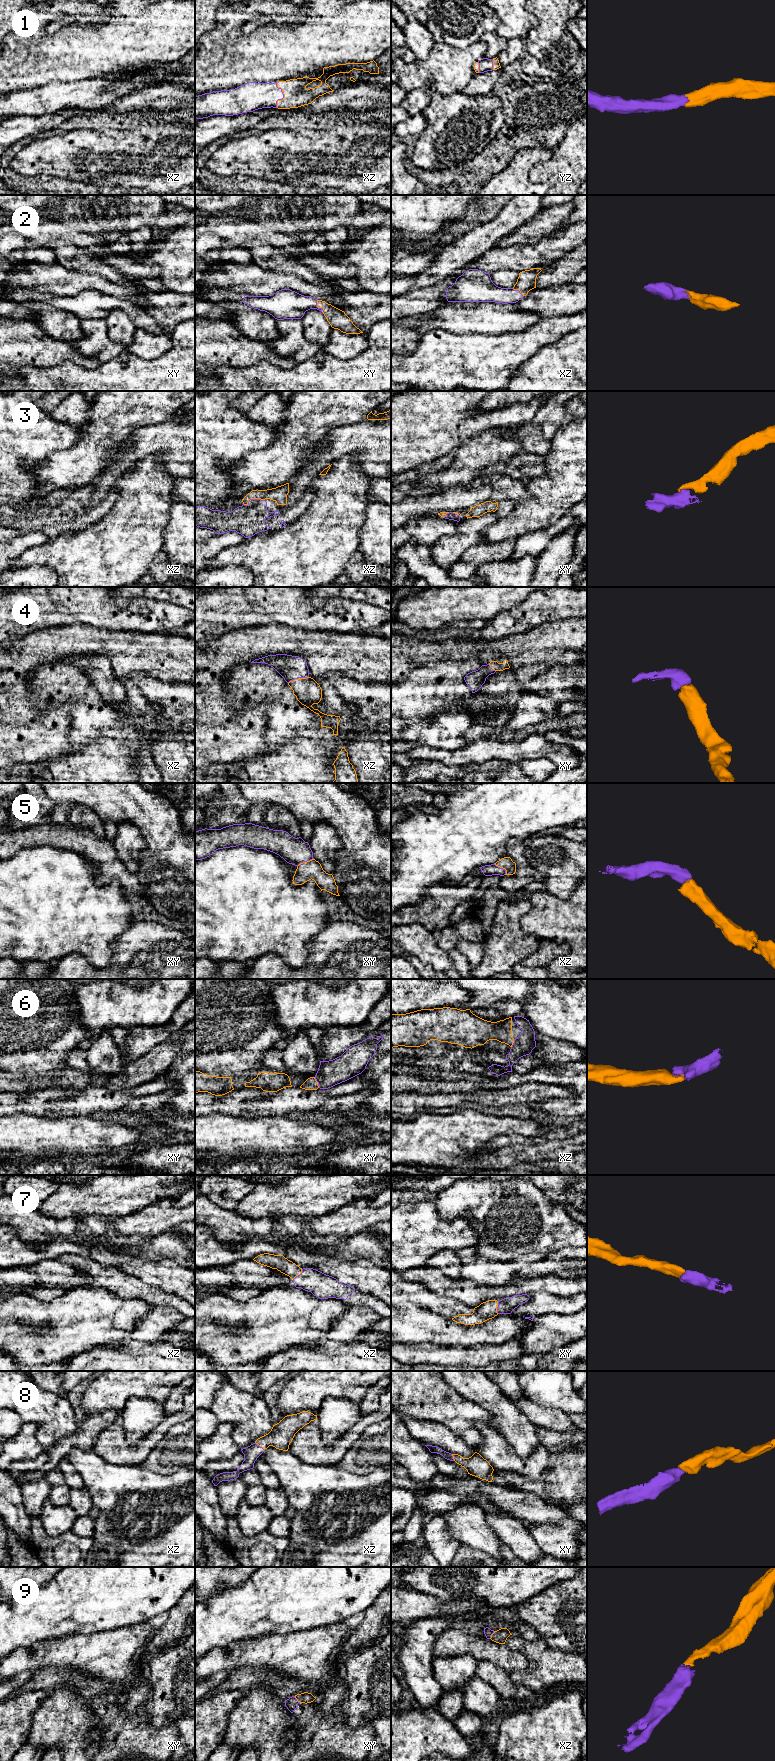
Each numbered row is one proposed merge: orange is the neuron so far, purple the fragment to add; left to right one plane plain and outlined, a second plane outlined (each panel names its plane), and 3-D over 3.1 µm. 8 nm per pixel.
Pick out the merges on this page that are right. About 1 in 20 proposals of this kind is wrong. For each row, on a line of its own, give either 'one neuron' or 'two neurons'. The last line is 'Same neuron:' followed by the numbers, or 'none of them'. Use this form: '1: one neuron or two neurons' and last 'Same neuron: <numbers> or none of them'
1: one neuron
2: one neuron
3: one neuron
4: one neuron
5: one neuron
6: one neuron
7: one neuron
8: one neuron
9: one neuron
Same neuron: 1, 2, 3, 4, 5, 6, 7, 8, 9

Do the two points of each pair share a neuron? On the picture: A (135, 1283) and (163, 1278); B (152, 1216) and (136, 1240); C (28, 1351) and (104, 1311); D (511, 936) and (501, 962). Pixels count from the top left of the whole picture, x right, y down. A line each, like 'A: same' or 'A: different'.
A: different
B: different
C: same
D: same

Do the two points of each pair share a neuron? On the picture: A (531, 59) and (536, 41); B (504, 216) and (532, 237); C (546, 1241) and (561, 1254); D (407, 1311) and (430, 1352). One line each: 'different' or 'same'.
A: same
B: different
C: different
D: different

